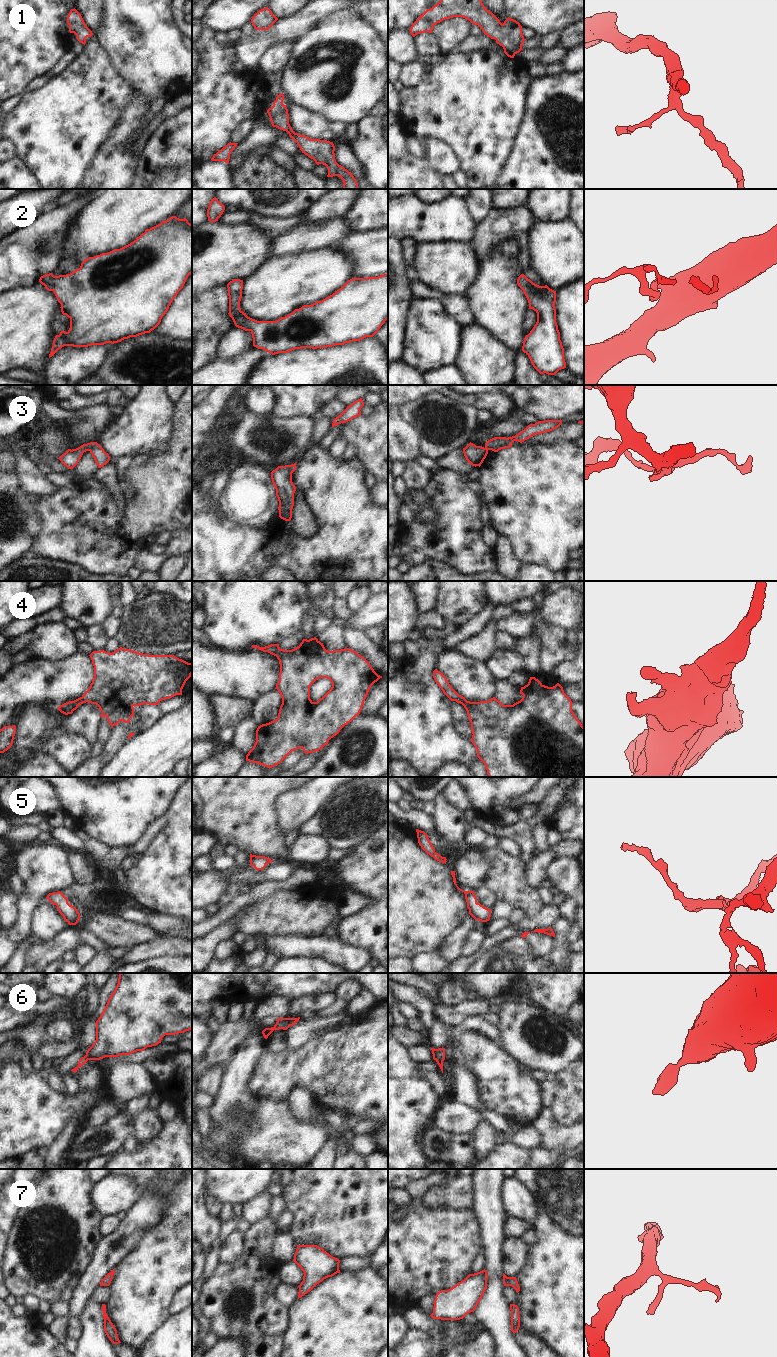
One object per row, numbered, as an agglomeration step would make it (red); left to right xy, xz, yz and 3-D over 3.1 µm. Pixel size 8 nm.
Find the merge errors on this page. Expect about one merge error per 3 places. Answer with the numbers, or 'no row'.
3

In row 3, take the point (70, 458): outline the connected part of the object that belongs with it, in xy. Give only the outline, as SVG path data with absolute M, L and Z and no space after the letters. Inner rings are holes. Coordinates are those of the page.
M90 442L83 444L76 449L68 449L64 454L62 454L58 459L64 464L68 469L73 469L81 459L82 455L86 451L90 451L96 442Z

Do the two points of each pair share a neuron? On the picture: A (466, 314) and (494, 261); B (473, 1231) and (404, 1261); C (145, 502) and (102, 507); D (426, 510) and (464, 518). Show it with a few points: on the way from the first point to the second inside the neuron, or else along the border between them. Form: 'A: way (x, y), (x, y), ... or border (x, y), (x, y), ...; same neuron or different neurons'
A: border (464, 295), (475, 320); different neurons
B: way (456, 1235), (452, 1239), (440, 1243), (421, 1254); same neuron
C: way (134, 513), (113, 513); same neuron
D: border (426, 501), (439, 513), (433, 525); different neurons

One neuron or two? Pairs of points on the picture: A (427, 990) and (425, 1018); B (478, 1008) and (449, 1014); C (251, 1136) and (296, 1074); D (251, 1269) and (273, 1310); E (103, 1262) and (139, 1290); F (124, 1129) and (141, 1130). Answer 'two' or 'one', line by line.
A: two
B: one
C: two
D: one
E: two
F: two

